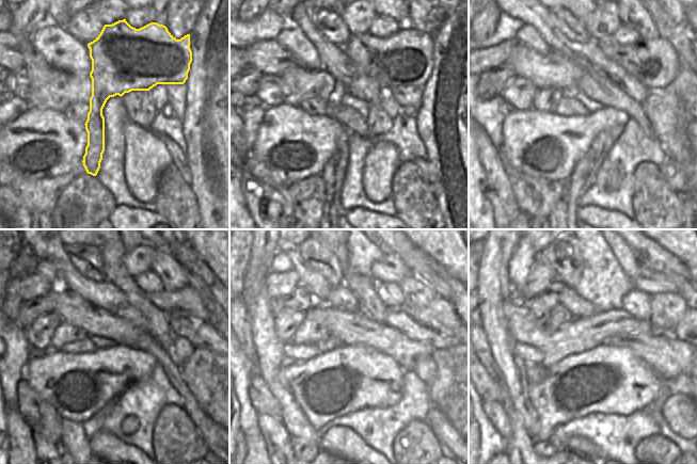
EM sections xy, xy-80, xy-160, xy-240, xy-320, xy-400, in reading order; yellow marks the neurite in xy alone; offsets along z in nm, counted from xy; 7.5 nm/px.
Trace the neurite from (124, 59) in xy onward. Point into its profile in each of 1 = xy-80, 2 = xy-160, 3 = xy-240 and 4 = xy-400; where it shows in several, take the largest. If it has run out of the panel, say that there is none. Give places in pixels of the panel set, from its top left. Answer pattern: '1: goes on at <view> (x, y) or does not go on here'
1: goes on at xy-80 (405, 59)
2: goes on at xy-160 (654, 63)
3: goes on at xy-240 (186, 302)
4: goes on at xy-400 (685, 330)

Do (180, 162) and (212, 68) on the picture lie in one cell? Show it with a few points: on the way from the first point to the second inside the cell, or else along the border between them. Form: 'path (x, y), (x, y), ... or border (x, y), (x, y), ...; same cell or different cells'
border (184, 156), (188, 162), (189, 174), (192, 179); different cells

